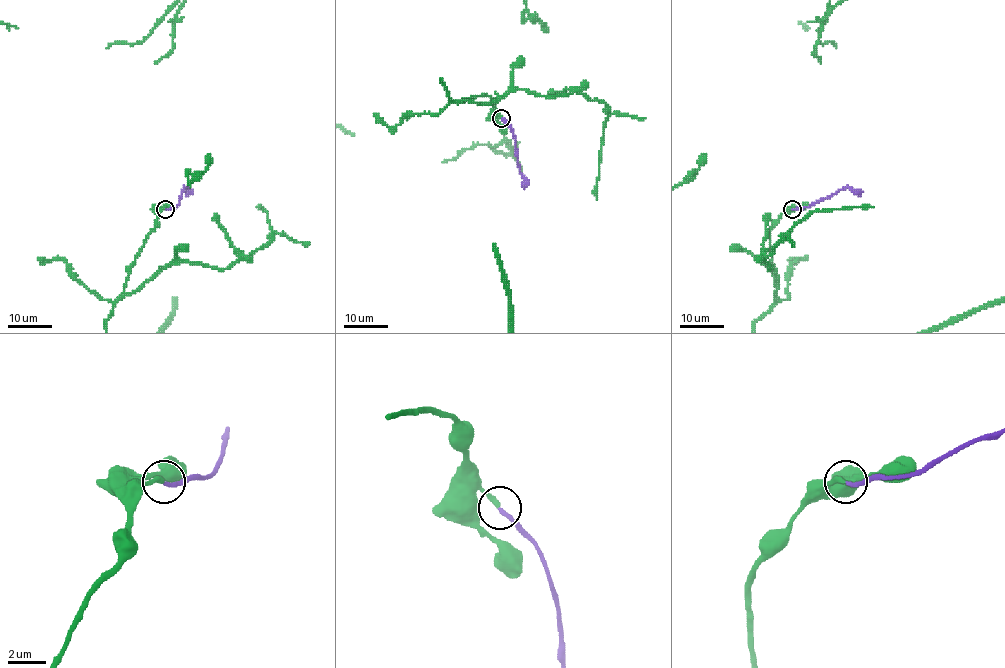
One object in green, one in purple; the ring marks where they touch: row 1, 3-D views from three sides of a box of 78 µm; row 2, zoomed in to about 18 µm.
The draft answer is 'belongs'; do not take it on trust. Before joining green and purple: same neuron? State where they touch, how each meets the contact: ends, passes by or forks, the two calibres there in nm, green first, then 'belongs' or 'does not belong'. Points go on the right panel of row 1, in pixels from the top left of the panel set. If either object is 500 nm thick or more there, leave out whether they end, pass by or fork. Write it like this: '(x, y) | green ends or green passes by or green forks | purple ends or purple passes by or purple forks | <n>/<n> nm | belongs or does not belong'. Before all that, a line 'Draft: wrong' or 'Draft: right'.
Draft: right
(792, 209) | green ends | purple ends | 240/200 nm | belongs

